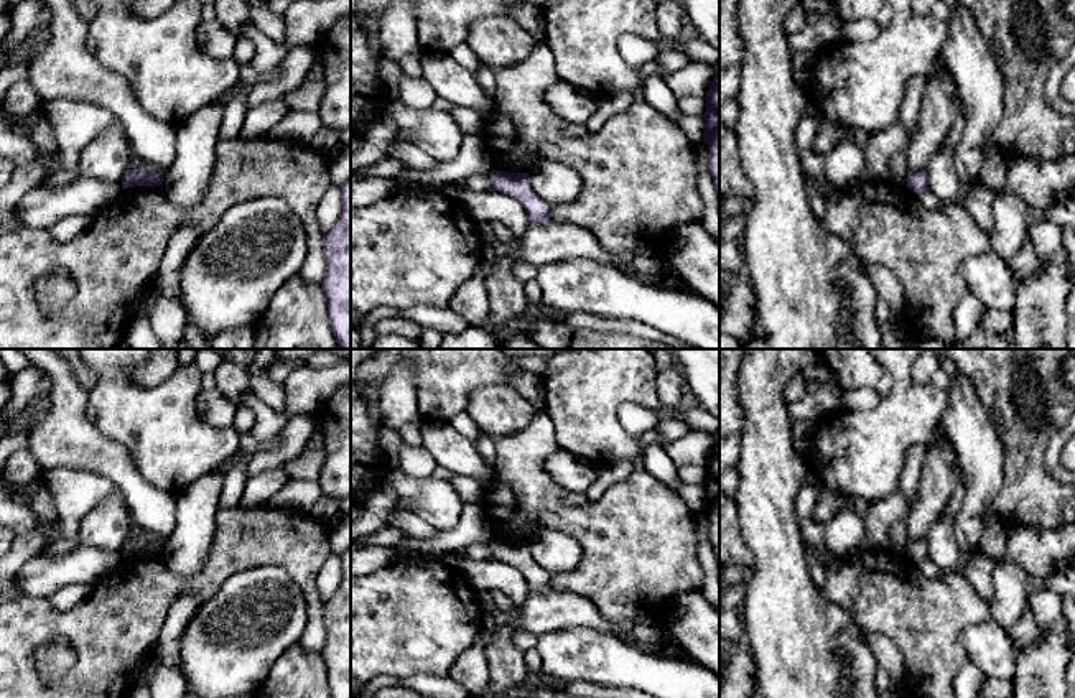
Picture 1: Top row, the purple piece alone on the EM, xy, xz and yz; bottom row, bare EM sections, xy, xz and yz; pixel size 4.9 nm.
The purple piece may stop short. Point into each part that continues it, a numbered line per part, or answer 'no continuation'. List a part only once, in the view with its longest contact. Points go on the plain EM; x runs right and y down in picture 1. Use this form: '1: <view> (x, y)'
no continuation

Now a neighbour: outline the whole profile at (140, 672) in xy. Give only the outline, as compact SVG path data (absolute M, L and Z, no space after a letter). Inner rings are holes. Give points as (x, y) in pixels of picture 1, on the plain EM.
M153 652L140 667L133 672L133 690L140 686L147 686L147 673L151 667L158 667L161 663L160 657Z

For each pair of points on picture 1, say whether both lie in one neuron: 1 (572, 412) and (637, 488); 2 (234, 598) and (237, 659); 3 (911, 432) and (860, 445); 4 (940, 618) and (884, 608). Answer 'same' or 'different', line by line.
1: different
2: same
3: same
4: same

